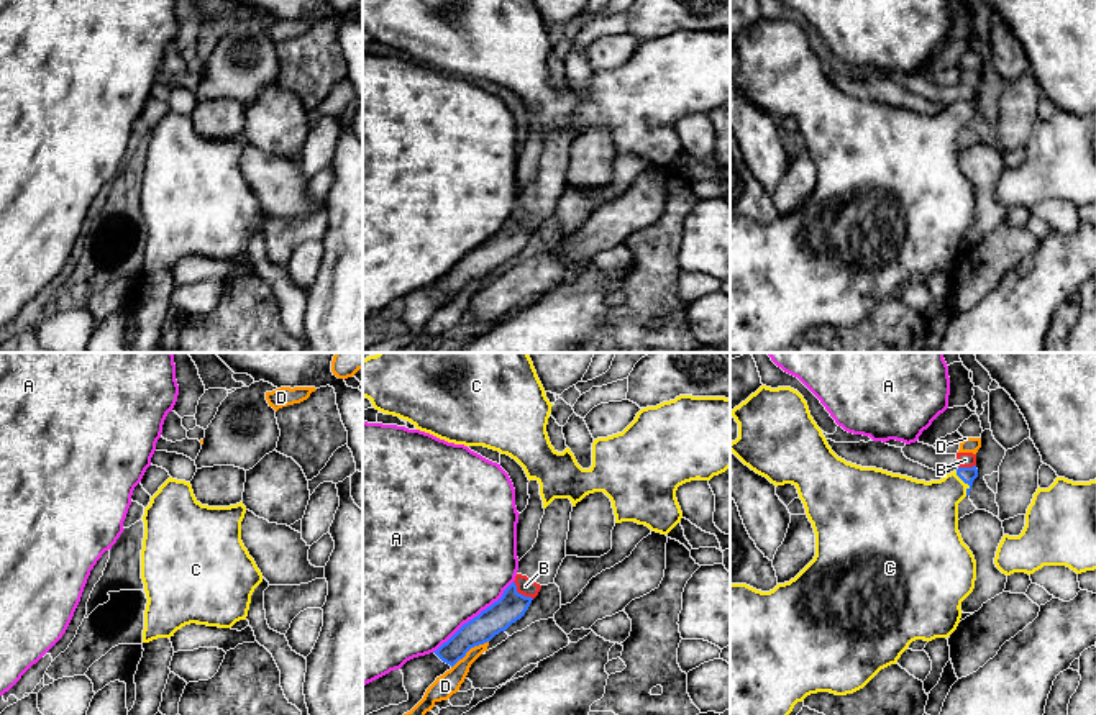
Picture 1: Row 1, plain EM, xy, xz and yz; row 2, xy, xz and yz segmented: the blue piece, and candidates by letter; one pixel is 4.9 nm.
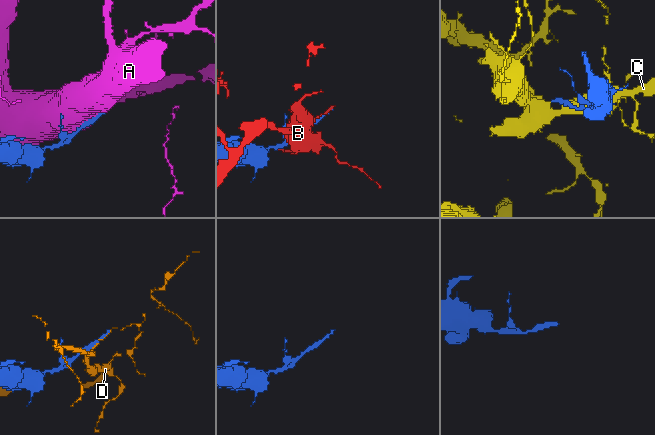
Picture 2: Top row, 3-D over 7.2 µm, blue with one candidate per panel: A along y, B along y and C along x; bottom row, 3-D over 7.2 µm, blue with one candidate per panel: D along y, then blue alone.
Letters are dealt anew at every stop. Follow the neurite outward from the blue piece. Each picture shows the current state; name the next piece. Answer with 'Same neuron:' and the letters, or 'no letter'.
Same neuron: C

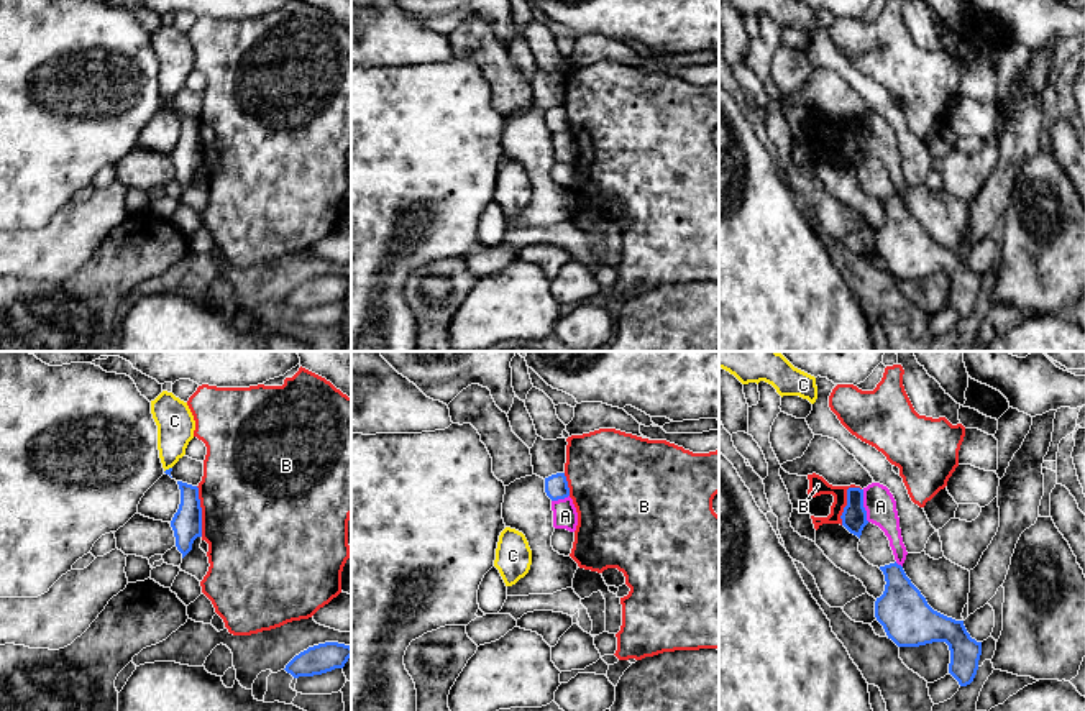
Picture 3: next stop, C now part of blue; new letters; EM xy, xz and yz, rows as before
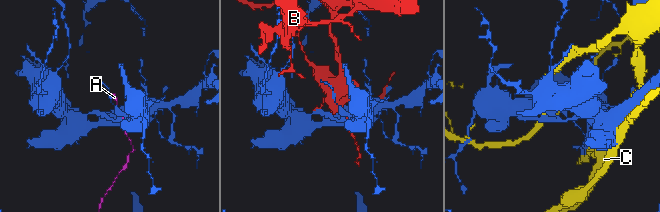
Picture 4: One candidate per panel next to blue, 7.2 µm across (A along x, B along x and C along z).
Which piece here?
Same neuron: no letter

